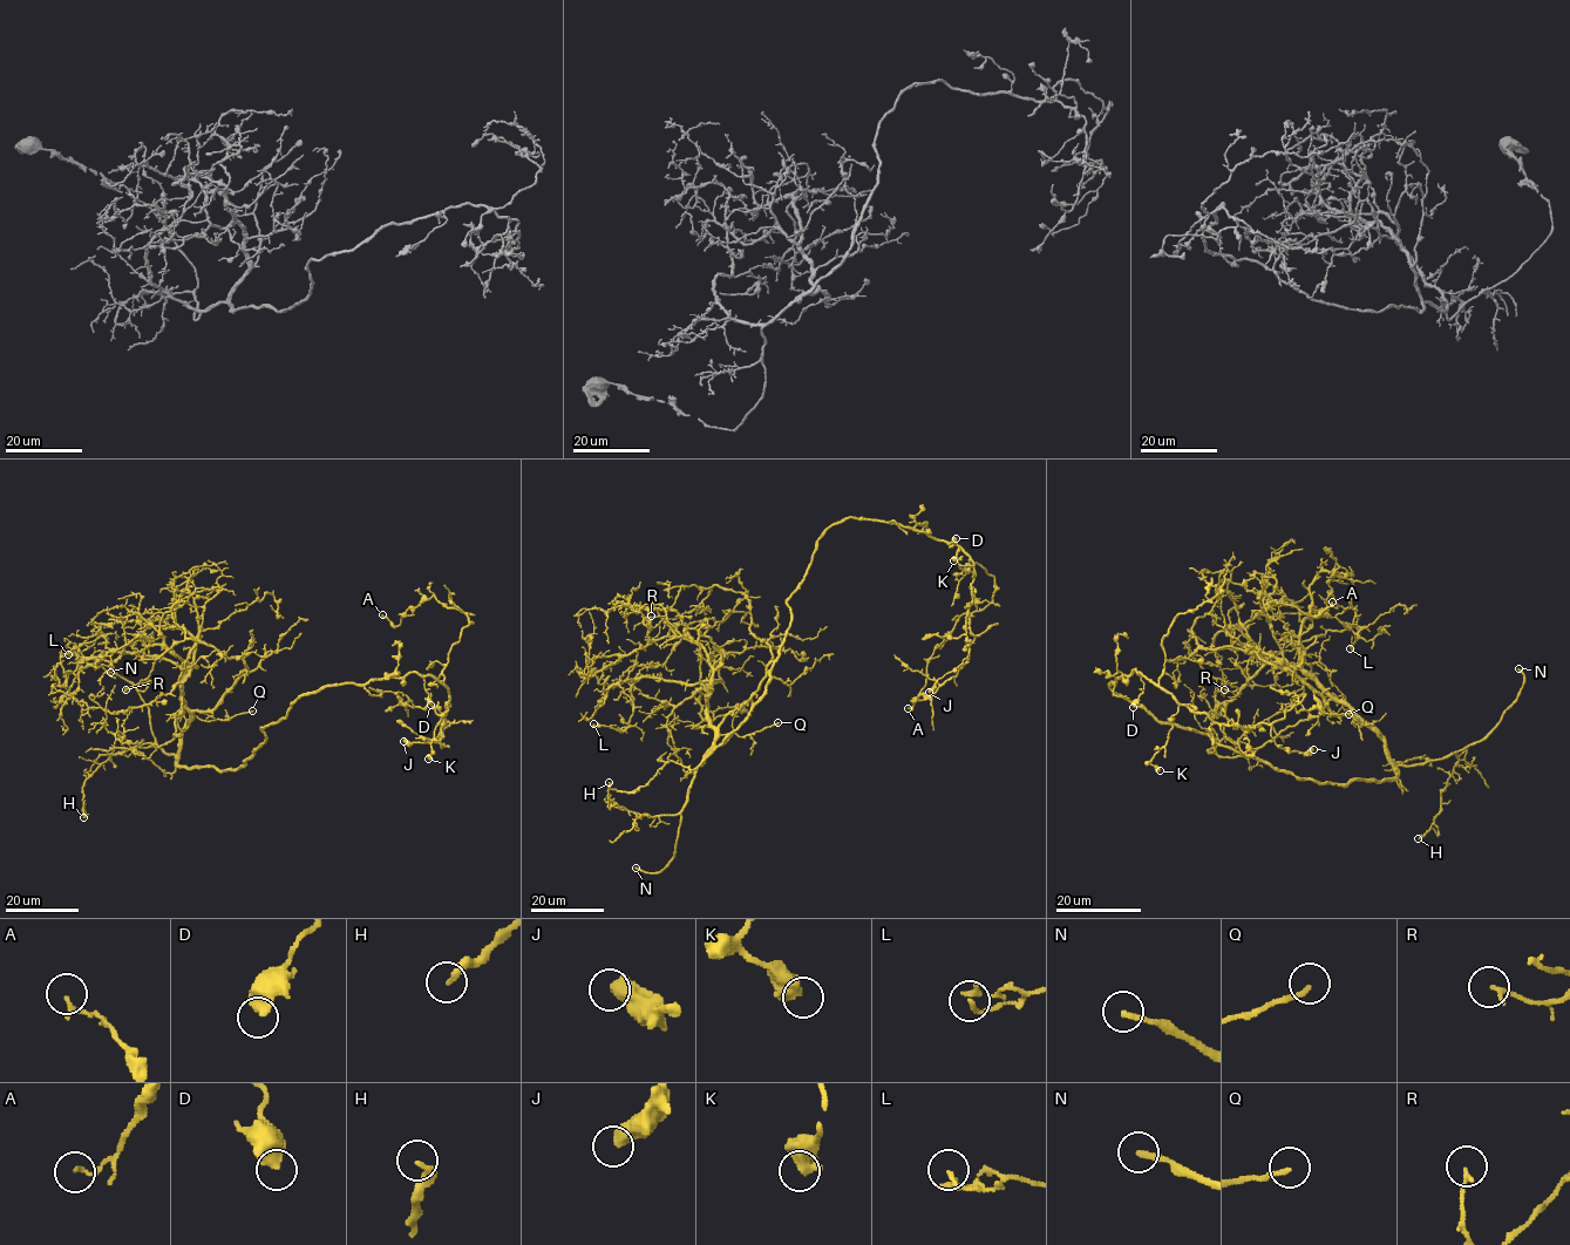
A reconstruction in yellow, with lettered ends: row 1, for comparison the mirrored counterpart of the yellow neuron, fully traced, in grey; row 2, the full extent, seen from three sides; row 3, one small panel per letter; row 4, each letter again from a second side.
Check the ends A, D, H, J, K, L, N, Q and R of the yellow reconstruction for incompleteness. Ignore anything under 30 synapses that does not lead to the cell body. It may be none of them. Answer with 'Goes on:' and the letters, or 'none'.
Goes on: none

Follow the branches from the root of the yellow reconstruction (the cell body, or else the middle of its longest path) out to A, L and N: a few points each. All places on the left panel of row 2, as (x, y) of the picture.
A: (260, 746), (260, 728), (326, 686), (410, 673), (443, 685), (468, 616), (434, 596), (396, 626), (382, 614)
L: (260, 746), (235, 769), (179, 767), (179, 735), (189, 719), (184, 669), (114, 652), (103, 635), (68, 654)
N: (260, 746), (235, 769), (179, 767), (175, 756), (155, 742), (149, 708), (135, 687), (110, 672)

